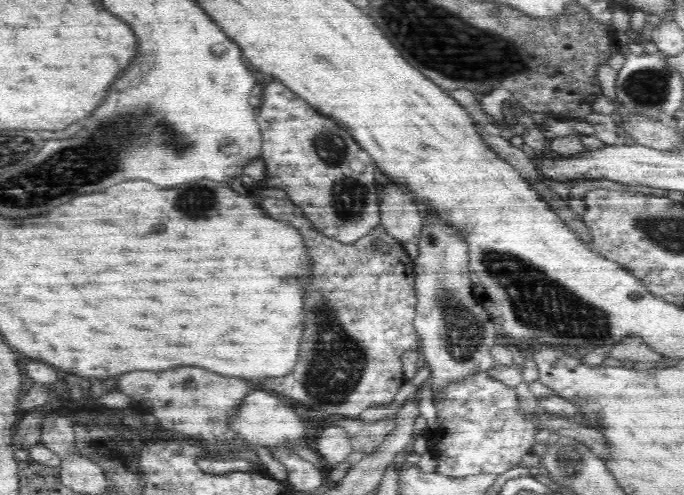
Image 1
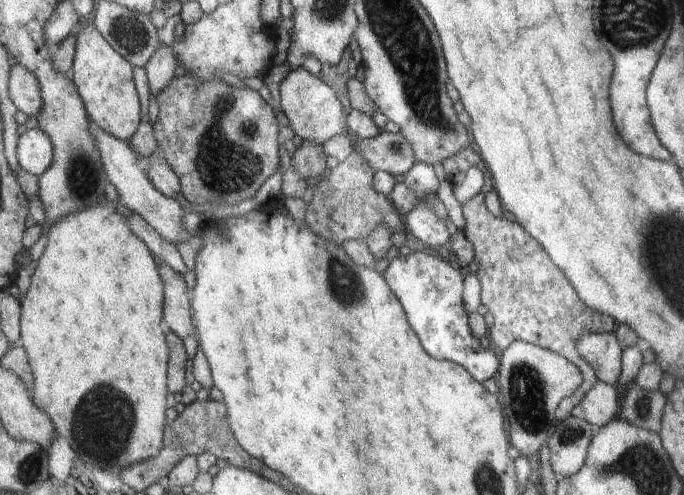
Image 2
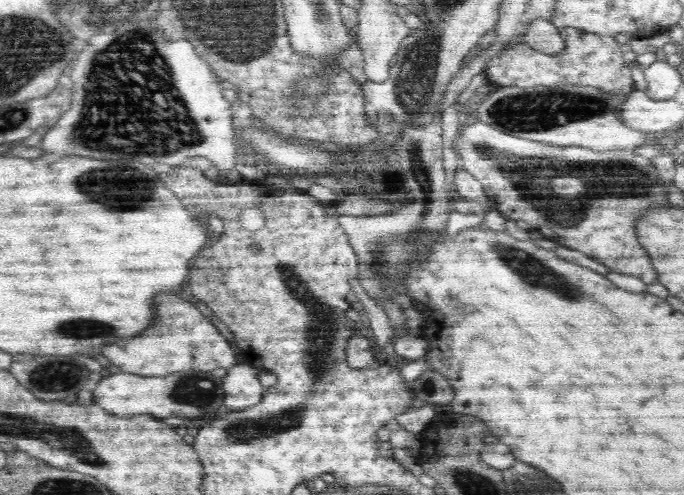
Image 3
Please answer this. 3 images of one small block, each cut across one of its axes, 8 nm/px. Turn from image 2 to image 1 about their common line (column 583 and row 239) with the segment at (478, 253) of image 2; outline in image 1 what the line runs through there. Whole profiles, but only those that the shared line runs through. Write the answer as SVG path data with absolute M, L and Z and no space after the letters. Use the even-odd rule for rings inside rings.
M264 198L260 200L260 208L274 220L278 222L288 222L290 226L294 226L295 230L300 232L306 248L308 248L308 256L310 256L310 278L304 280L304 288L306 288L306 298L304 298L304 334L302 334L302 342L300 342L300 356L298 356L298 362L296 362L296 368L288 374L288 376L280 376L280 378L264 378L260 382L260 386L268 392L276 392L276 395L282 394L282 399L288 398L292 400L292 403L298 402L298 404L304 404L312 410L320 410L320 412L326 412L328 415L344 415L347 417L357 417L362 414L363 410L374 406L388 406L394 402L394 398L398 392L398 389L405 383L405 378L402 374L403 362L401 356L406 351L420 352L419 336L413 325L414 317L416 316L417 301L415 289L415 266L414 261L410 259L410 256L404 250L403 244L398 240L394 239L386 233L386 230L380 223L365 235L364 238L357 239L354 243L342 243L334 238L330 238L327 235L321 234L318 230L314 229L309 218L305 217L305 214L300 212L300 208L296 204L292 204L288 198L286 200L276 200L276 198ZM376 242L386 242L390 247L388 252L382 252L376 250L374 244Z

